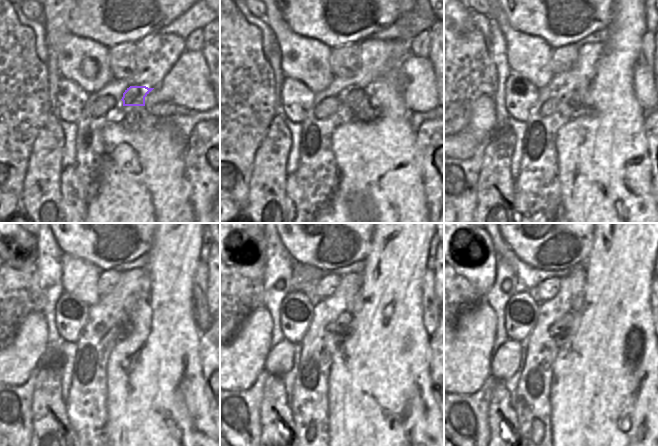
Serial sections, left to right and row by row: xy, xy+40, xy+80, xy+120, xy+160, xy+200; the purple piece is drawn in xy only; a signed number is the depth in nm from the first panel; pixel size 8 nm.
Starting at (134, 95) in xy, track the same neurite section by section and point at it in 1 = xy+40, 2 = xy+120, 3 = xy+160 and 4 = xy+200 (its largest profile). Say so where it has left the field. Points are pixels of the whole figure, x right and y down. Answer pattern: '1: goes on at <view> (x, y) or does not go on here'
1: goes on at xy+40 (357, 99)
2: goes on at xy+120 (124, 324)
3: goes on at xy+160 (341, 326)
4: goes on at xy+200 (562, 327)

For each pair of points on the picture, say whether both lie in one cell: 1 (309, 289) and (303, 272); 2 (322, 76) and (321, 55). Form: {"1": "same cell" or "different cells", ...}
{"1": "same cell", "2": "same cell"}

